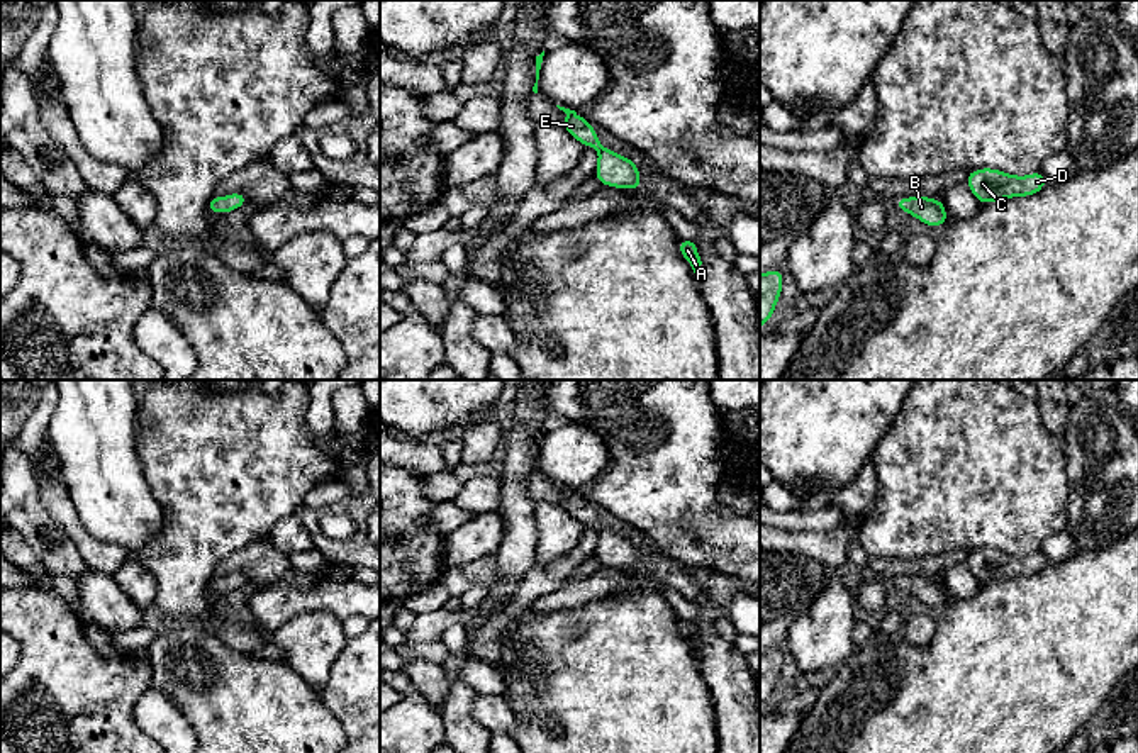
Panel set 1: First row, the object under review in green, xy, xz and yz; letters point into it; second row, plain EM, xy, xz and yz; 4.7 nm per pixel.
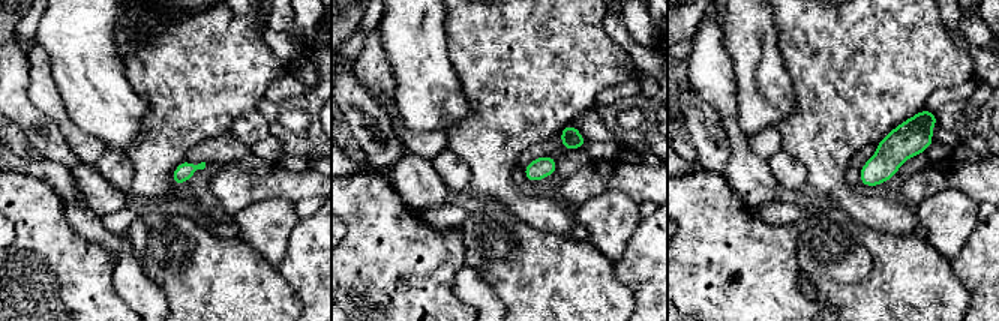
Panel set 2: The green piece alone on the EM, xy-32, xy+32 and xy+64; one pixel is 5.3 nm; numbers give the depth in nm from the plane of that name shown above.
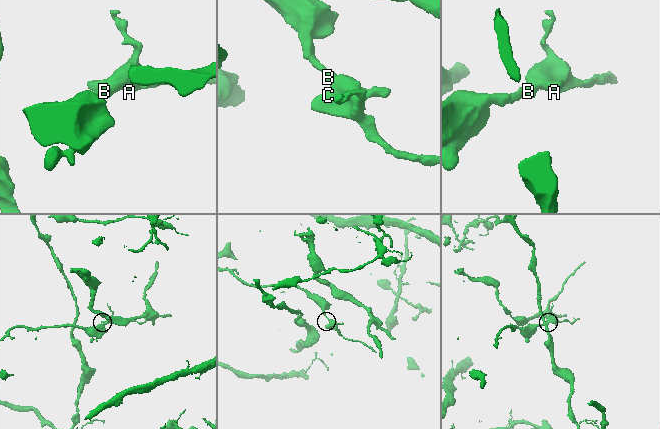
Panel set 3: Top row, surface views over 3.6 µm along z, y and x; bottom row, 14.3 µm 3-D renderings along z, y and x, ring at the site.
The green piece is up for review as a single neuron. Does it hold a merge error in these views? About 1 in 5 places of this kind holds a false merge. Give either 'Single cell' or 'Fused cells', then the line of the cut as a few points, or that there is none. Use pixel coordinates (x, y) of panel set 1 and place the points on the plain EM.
Single cell. No split

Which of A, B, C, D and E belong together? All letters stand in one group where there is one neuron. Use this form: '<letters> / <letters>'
A B C D E

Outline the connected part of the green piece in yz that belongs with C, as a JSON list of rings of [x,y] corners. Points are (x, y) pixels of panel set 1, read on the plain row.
[[[979,548],[967,553],[965,565],[980,585],[1012,577],[1033,577],[1046,566],[1048,560],[1040,549],[1016,556],[996,548]]]

